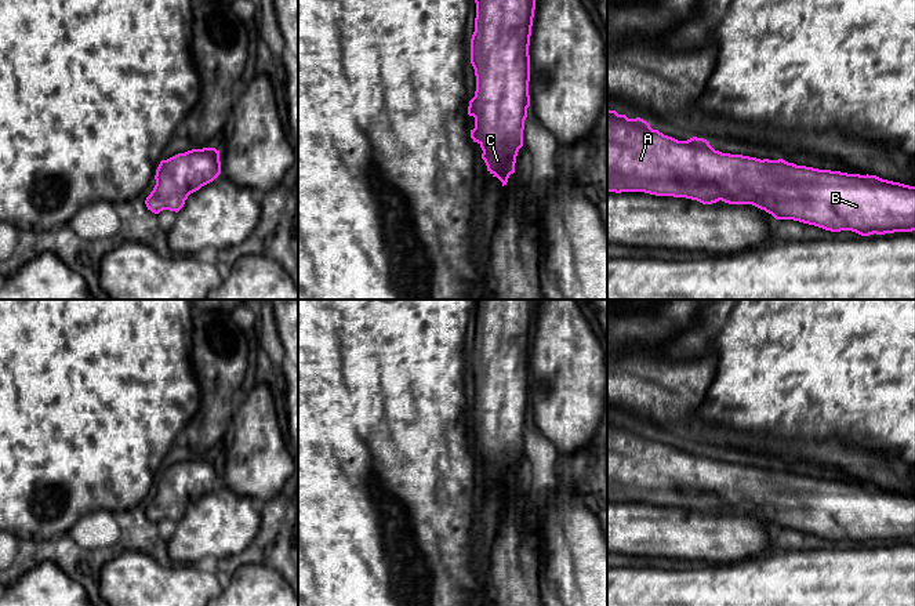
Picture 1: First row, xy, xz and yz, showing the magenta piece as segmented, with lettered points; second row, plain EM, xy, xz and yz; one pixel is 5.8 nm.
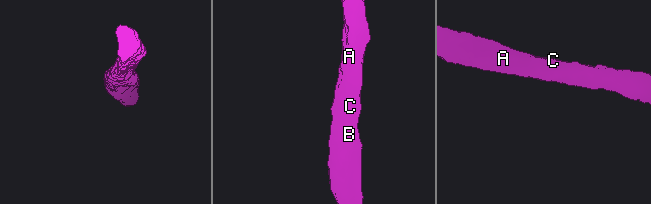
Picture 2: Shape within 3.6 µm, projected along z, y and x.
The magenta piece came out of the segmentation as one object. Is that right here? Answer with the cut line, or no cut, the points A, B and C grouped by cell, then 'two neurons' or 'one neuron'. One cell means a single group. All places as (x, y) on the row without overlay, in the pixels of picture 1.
no cut; A B C; one neuron

